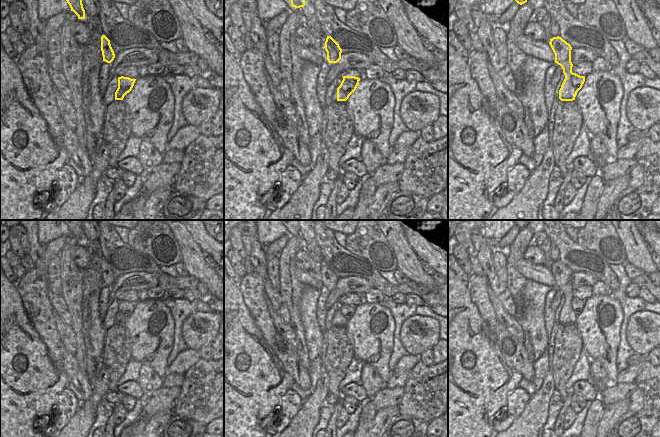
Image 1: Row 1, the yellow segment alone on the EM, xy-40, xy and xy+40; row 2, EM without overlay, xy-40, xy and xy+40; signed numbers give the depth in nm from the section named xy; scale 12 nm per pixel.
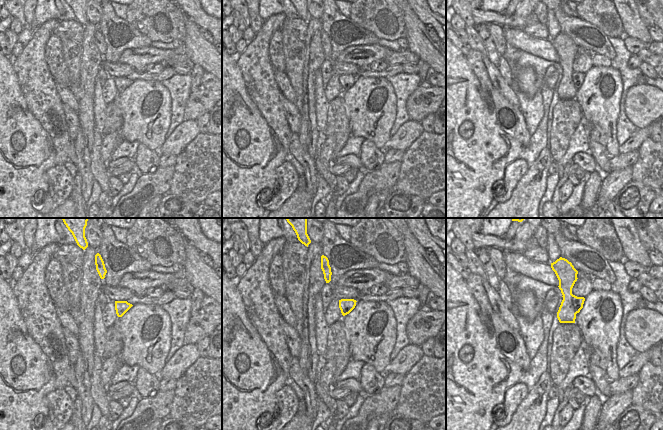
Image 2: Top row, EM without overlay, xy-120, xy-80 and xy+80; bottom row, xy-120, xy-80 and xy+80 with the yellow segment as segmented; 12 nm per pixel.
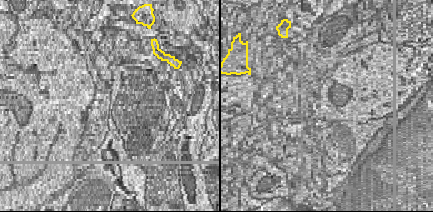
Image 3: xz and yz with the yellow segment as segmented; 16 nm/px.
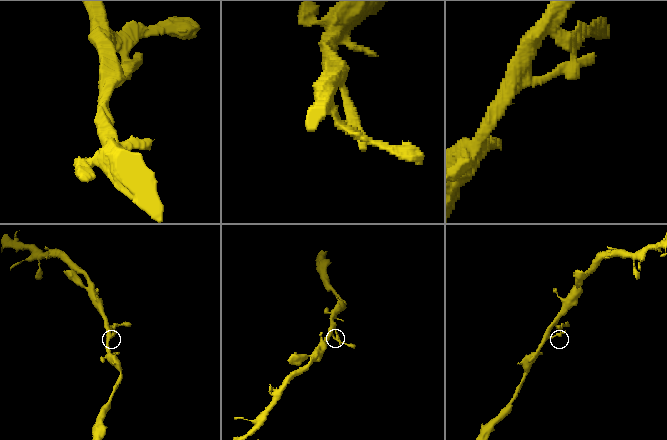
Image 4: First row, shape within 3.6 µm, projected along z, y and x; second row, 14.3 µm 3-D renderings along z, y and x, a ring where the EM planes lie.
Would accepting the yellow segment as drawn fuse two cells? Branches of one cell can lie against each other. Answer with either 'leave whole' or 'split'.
leave whole

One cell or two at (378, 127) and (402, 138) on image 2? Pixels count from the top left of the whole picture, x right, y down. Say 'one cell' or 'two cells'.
two cells

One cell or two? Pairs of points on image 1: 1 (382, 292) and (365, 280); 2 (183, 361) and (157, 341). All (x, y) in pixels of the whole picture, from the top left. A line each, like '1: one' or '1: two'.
1: two
2: two

